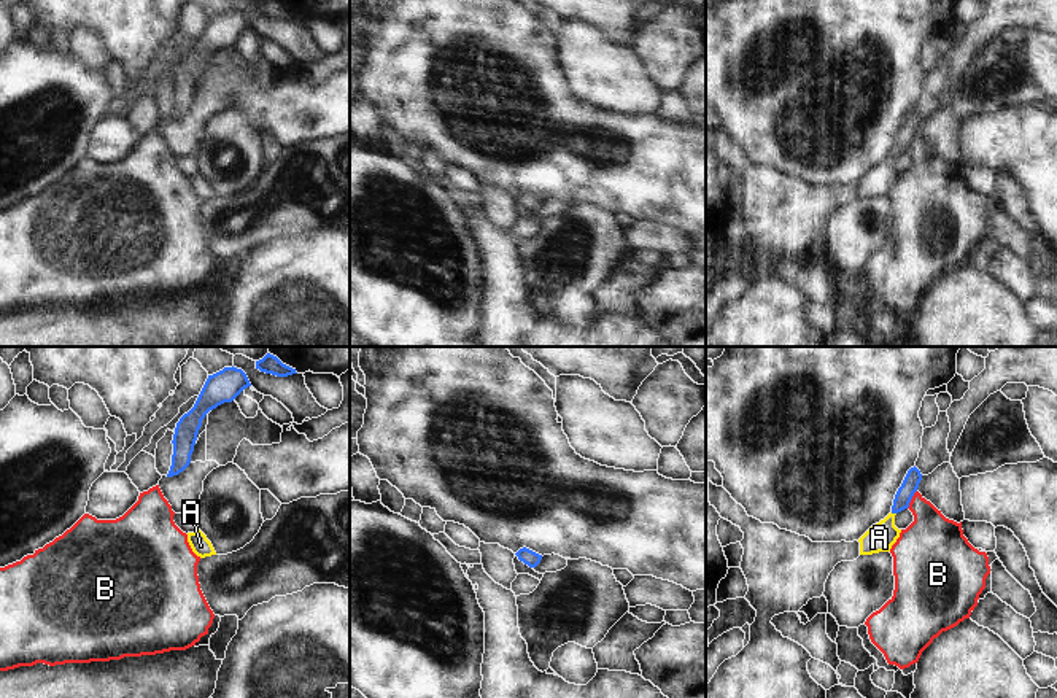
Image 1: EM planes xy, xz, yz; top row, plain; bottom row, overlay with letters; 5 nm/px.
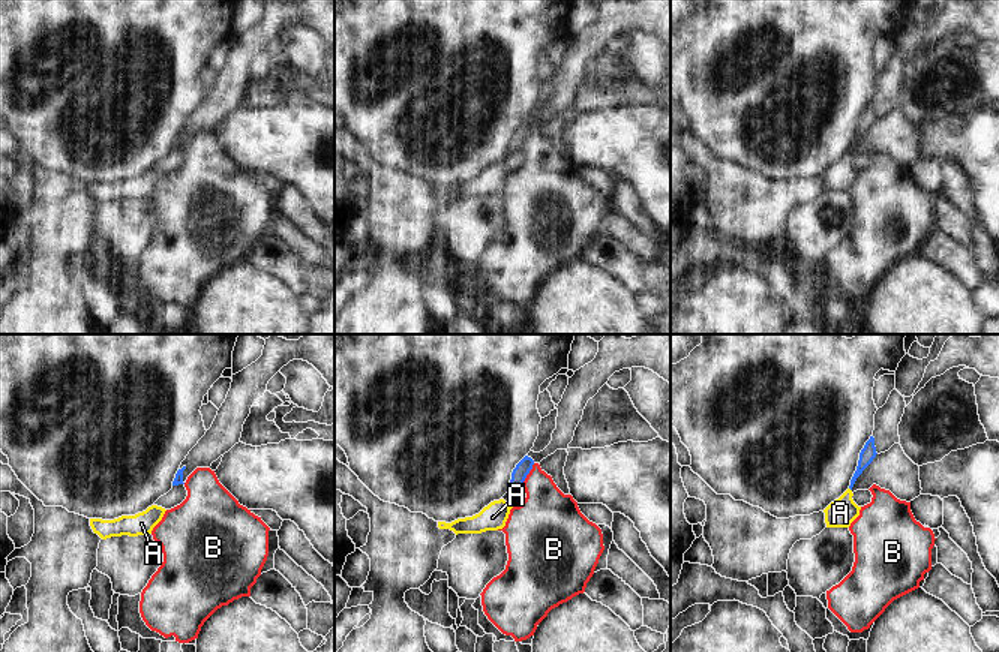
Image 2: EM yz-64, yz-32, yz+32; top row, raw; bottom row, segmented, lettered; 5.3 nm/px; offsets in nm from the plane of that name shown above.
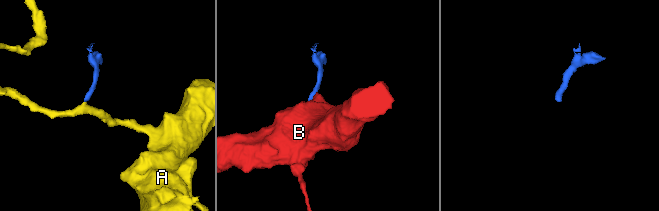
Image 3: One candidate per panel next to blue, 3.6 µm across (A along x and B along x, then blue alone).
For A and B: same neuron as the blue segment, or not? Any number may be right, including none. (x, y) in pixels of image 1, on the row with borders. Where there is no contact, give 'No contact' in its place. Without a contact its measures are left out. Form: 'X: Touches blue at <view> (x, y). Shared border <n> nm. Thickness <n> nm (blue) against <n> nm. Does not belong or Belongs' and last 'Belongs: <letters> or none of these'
A: Touches blue at yz (894, 512). Shared border 30 nm. Thickness 90 nm (blue) against 140 nm. Belongs
B: Touches blue at yz (911, 498). Shared border 110 nm. Thickness 90 nm (blue) against 300 nm. Does not belong
Belongs: A.

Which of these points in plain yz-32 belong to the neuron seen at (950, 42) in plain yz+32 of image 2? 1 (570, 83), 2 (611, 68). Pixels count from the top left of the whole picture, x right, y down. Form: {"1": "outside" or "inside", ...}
{"1": "outside", "2": "inside"}

